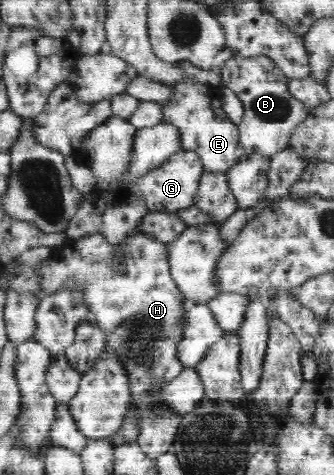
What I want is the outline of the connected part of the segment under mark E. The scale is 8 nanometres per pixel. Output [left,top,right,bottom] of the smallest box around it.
[163,80,245,173]

